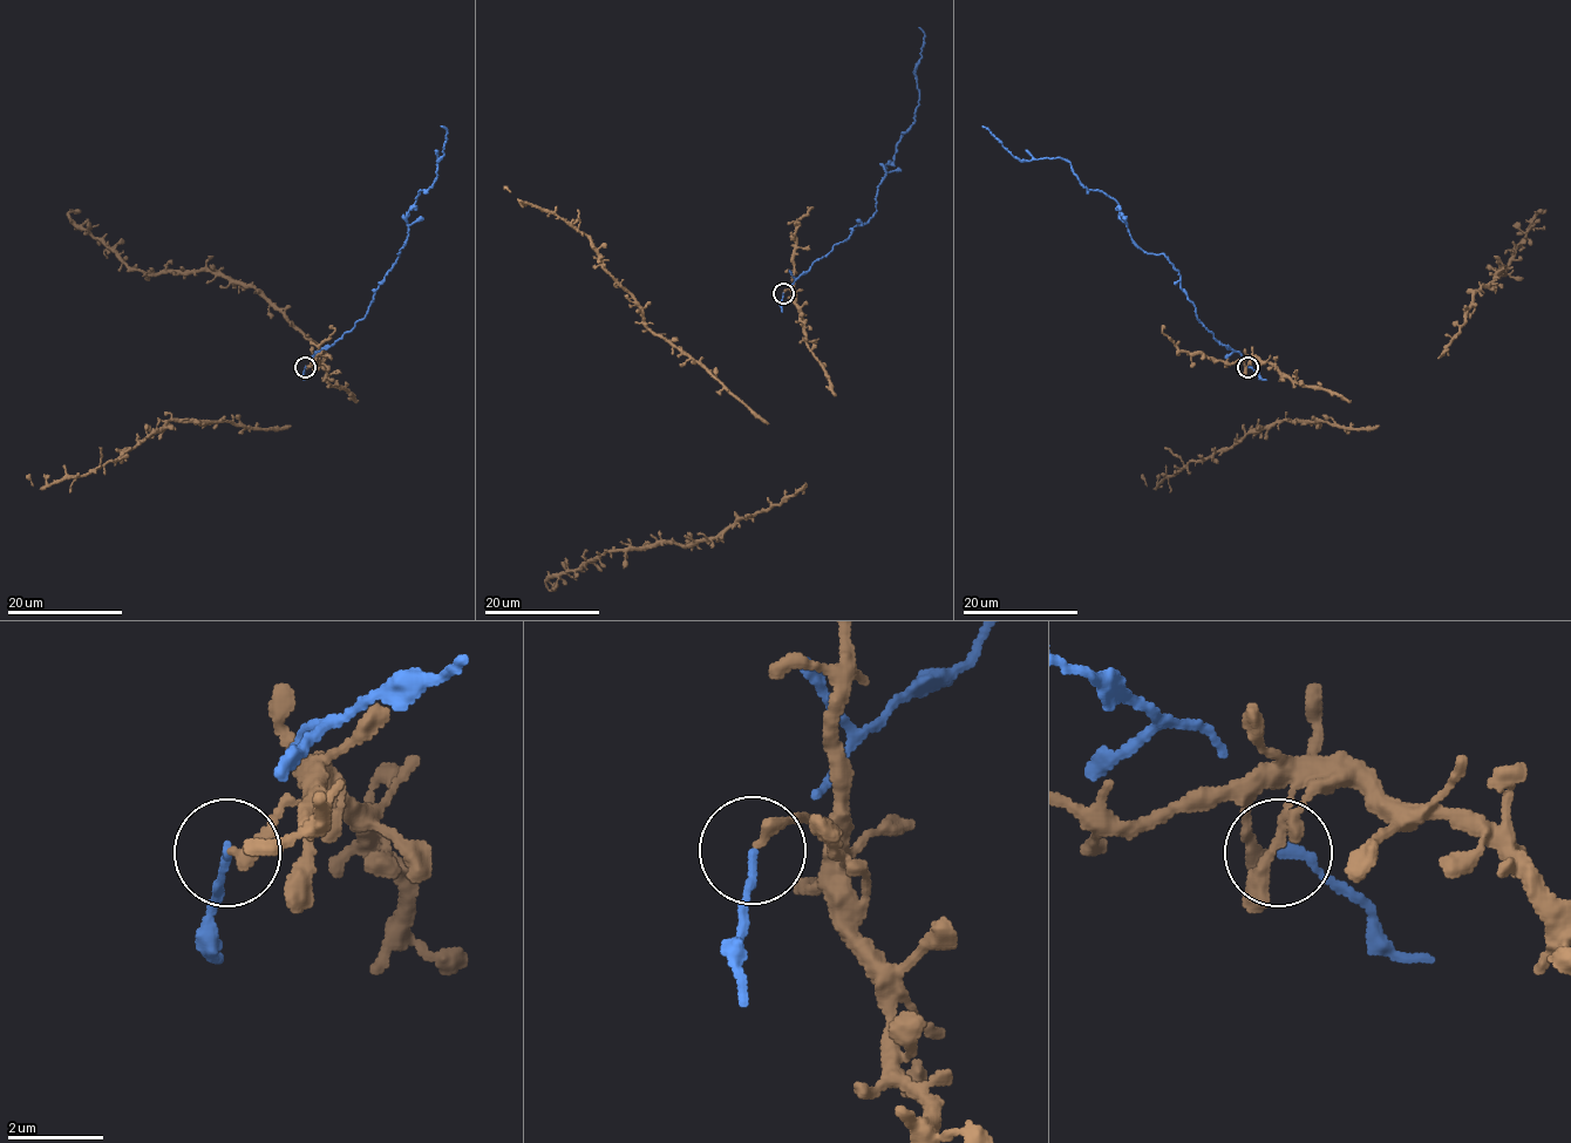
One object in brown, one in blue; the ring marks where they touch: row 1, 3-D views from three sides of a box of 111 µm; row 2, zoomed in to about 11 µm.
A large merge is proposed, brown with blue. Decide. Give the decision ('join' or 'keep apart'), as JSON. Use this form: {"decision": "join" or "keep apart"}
{"decision": "keep apart"}

